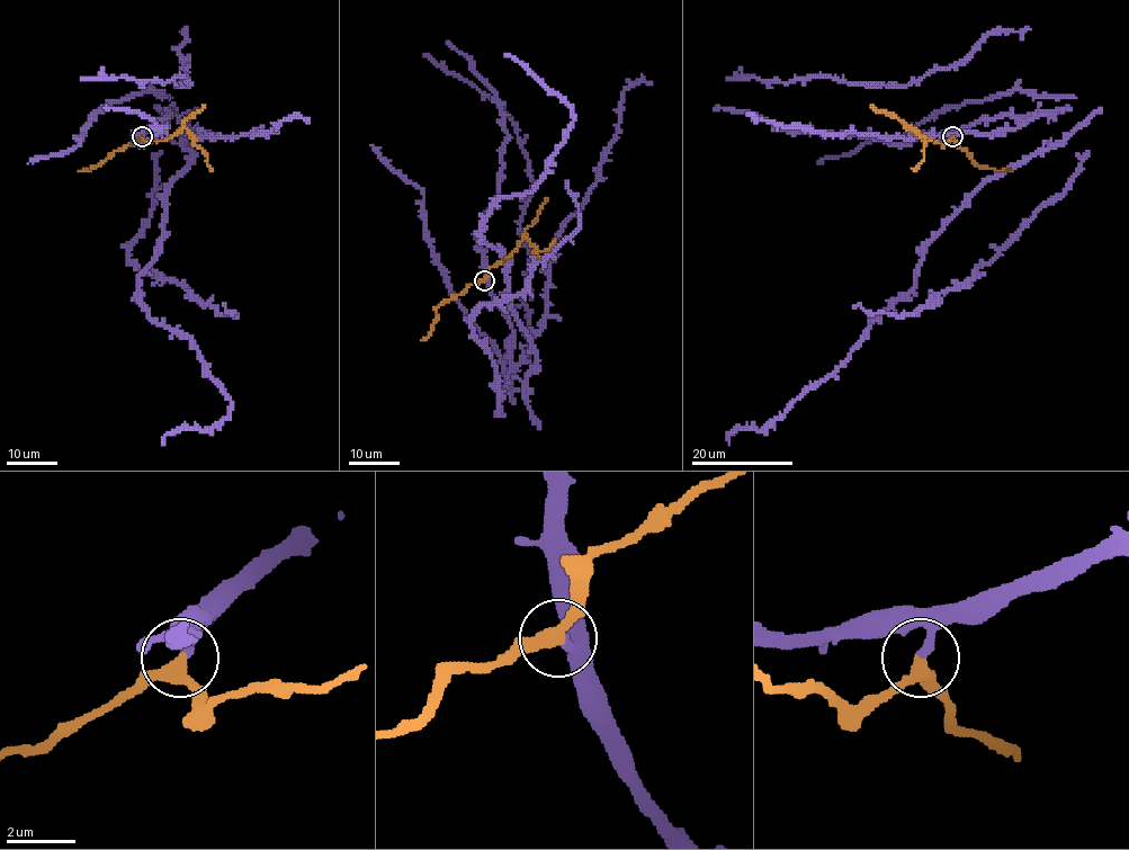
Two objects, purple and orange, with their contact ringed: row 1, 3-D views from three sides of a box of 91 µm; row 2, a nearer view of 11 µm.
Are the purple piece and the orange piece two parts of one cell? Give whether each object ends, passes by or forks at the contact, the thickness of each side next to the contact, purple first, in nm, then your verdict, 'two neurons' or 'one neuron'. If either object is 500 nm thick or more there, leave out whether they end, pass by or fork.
purple ends | orange passes by | 240/360 nm | two neurons

